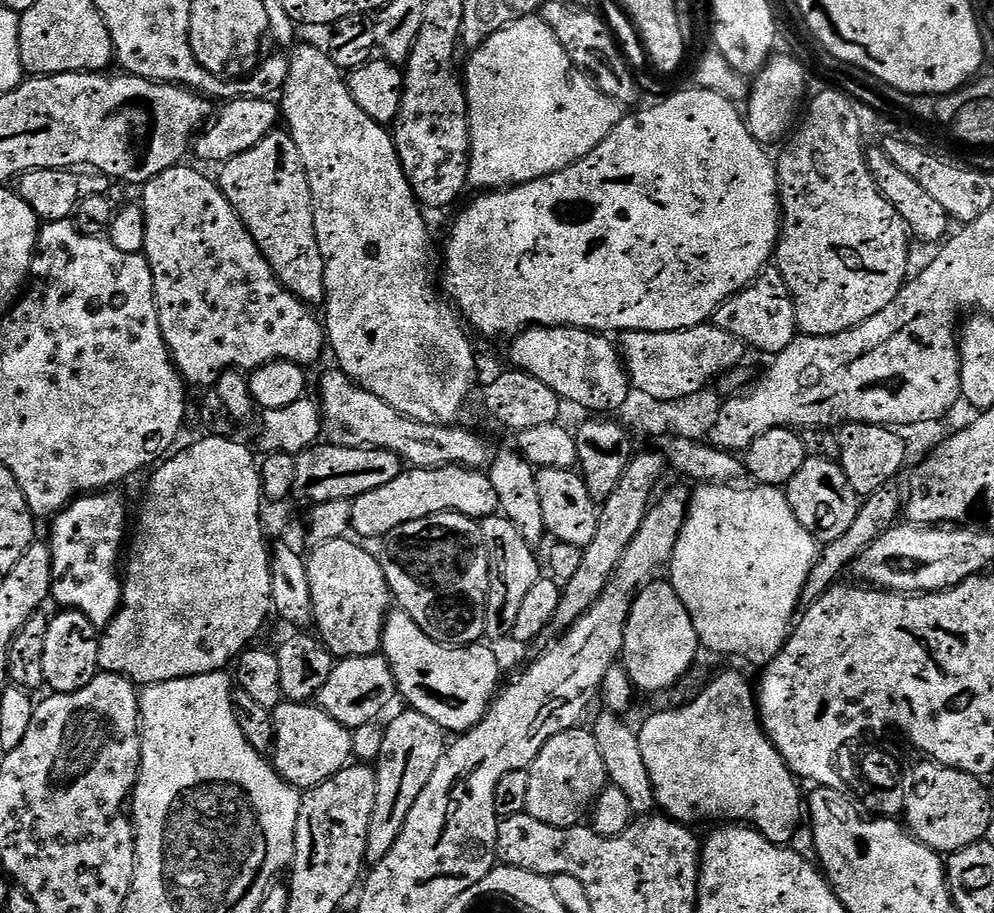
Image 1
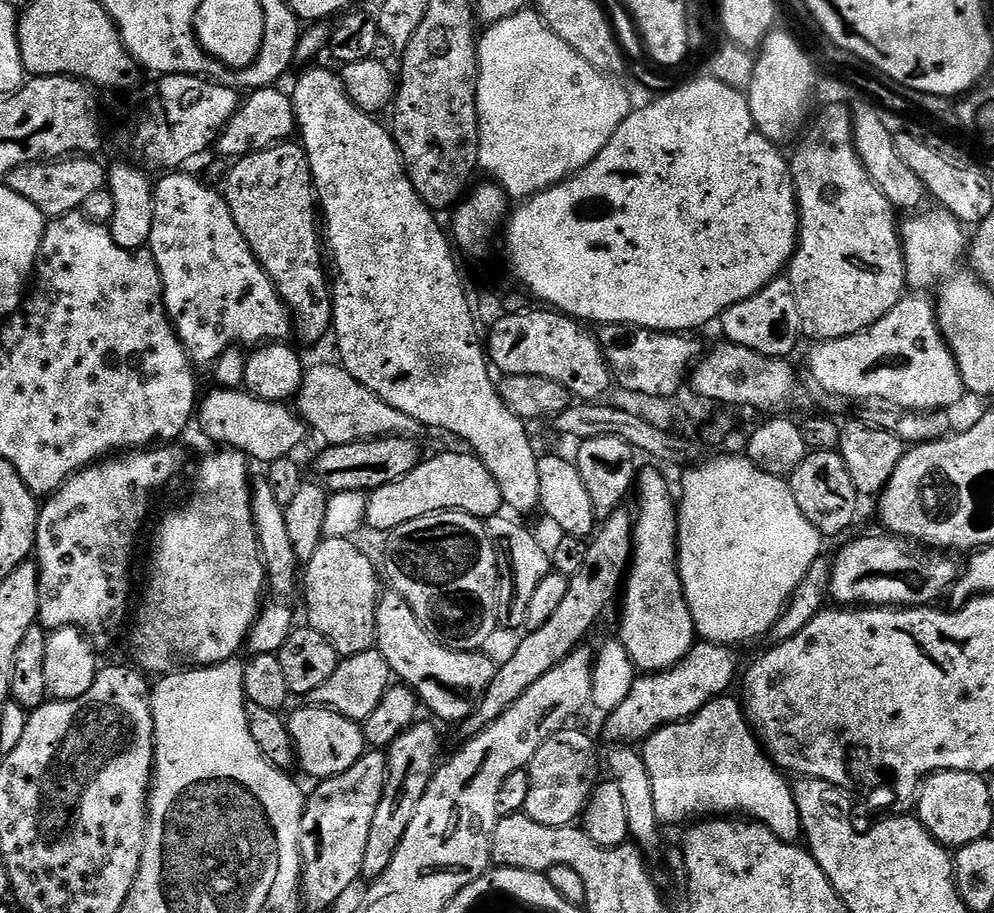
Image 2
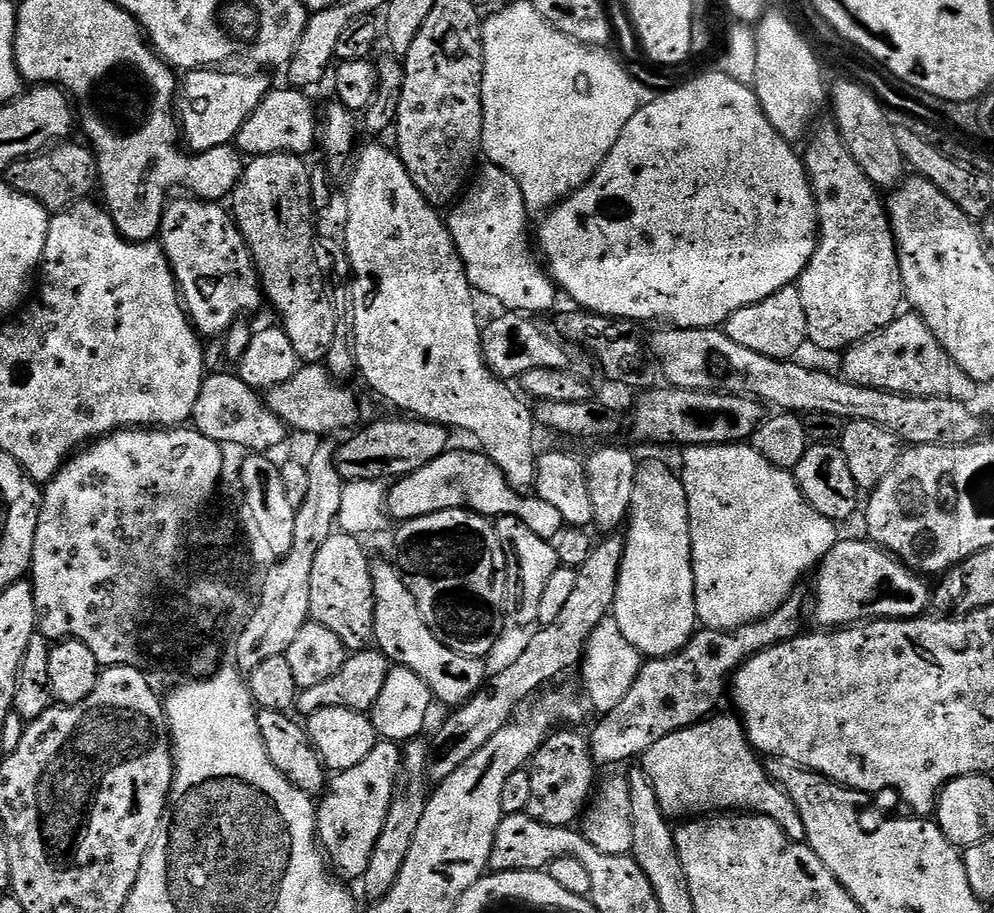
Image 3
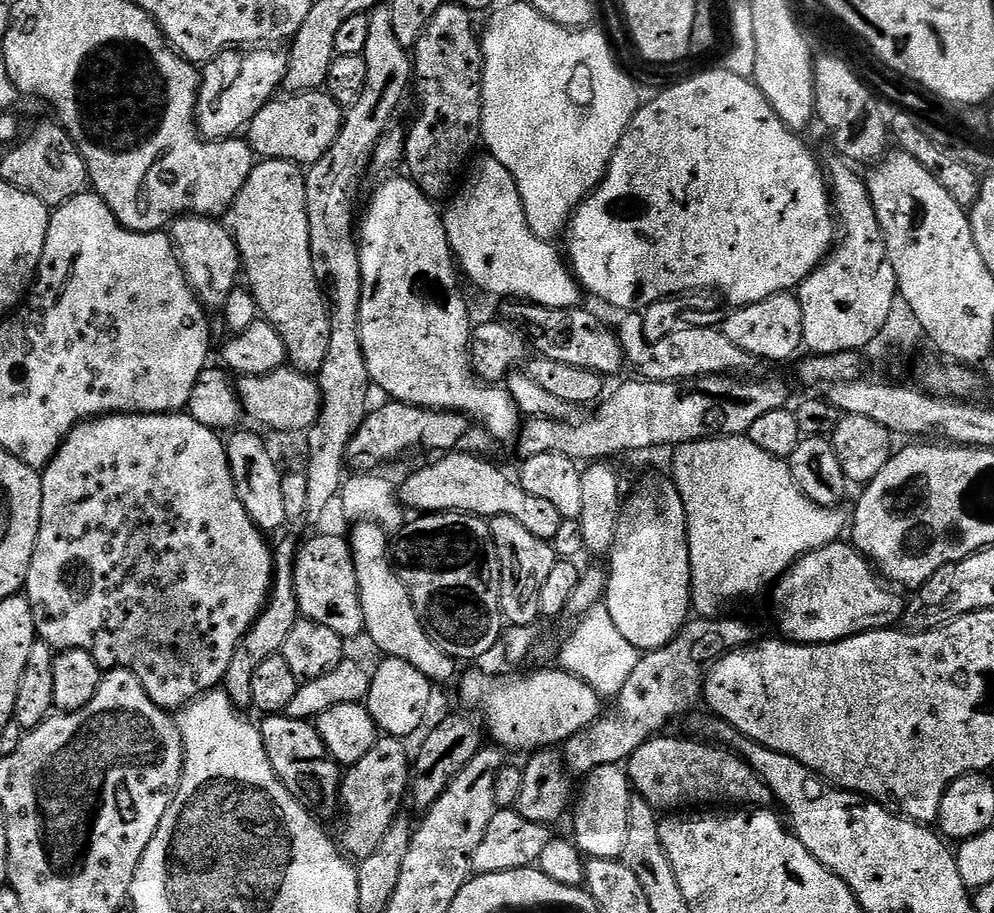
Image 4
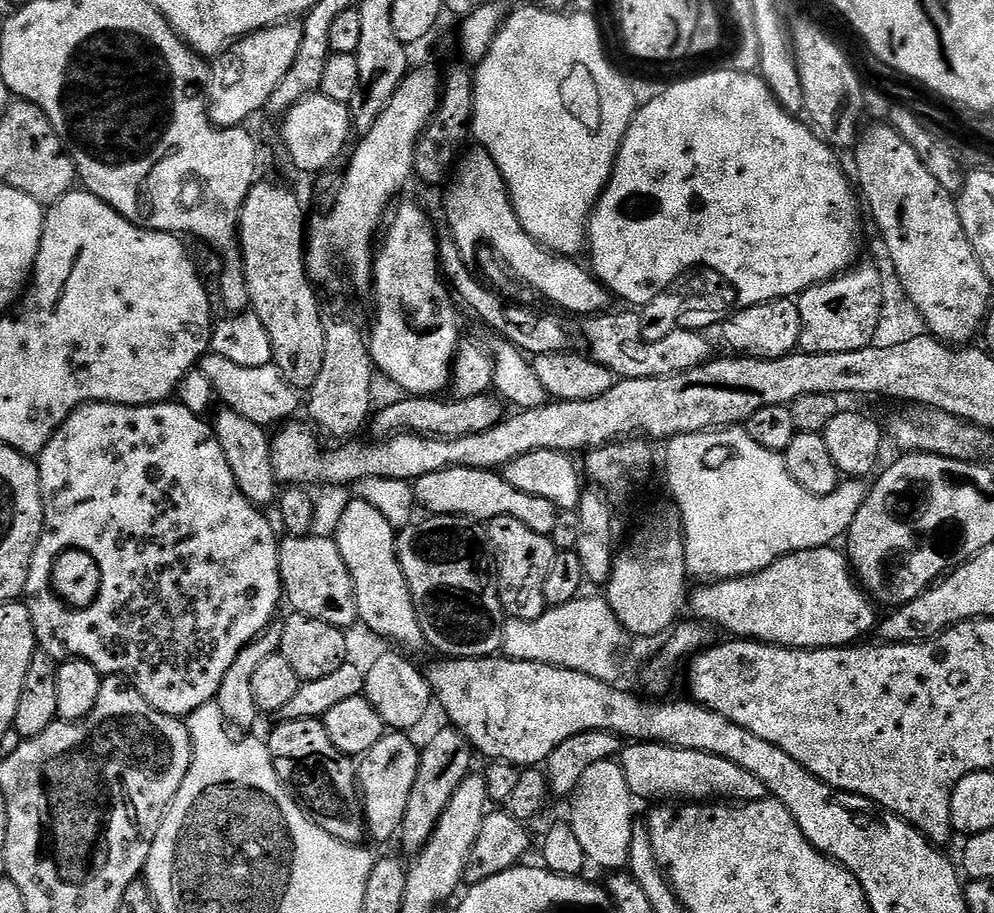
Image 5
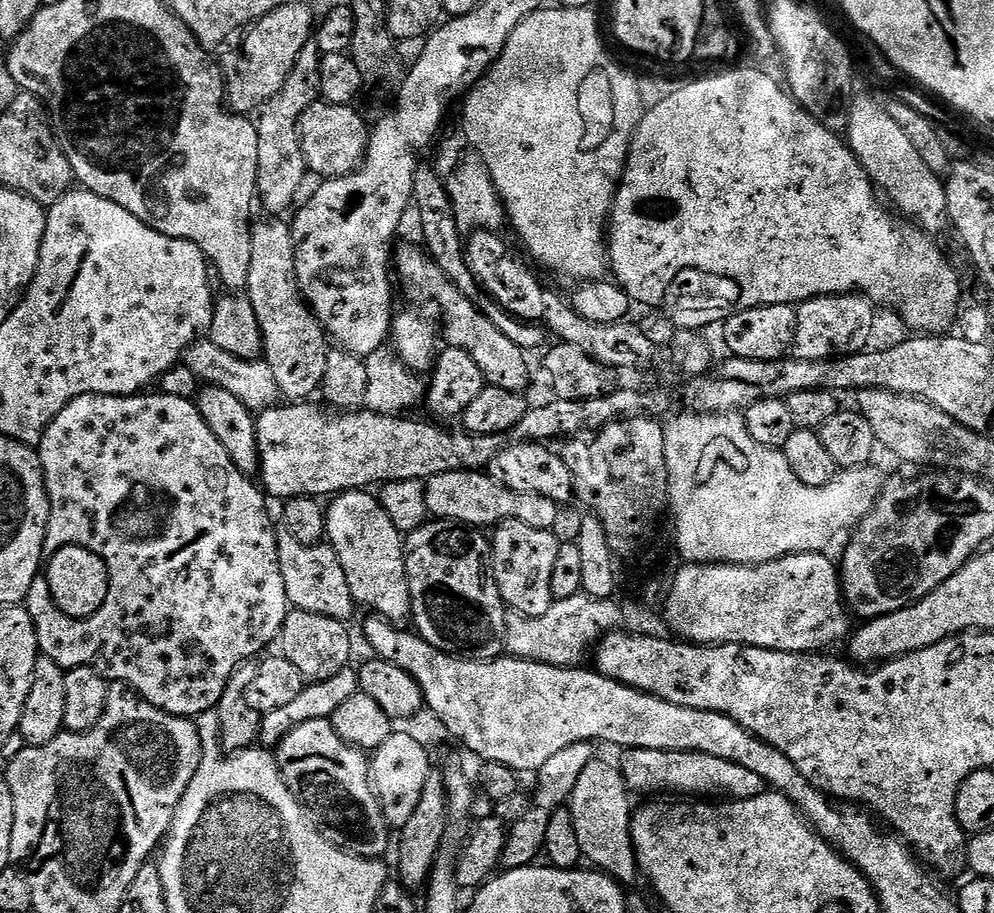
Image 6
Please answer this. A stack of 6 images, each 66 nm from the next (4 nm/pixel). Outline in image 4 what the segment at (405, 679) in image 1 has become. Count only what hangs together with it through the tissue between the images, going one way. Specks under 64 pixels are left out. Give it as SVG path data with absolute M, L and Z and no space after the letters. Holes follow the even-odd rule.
M360 522L350 535L354 570L358 574L360 587L360 601L362 602L362 618L364 619L364 632L366 636L376 643L376 648L384 656L402 658L402 662L410 662L414 670L422 670L426 678L433 685L448 684L457 679L457 661L442 651L430 638L424 629L420 615L416 613L414 602L400 581L400 573L394 567L390 555L390 536L379 524L373 522Z

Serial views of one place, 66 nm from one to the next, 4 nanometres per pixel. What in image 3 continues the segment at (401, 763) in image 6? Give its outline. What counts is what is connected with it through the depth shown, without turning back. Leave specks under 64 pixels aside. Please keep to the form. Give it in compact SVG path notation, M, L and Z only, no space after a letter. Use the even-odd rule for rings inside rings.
M381 739L374 750L370 750L370 754L358 762L358 766L335 773L327 781L326 791L316 810L316 839L337 877L345 881L359 881L366 874L370 854L374 854L378 834L382 834L386 814L390 814L390 802L394 798L394 786L403 757L399 743Z

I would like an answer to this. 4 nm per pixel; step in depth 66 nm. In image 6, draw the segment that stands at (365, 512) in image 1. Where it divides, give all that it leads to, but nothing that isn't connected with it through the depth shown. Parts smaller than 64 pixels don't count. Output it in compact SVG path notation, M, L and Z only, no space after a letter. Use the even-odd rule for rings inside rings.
M483 471L438 474L427 480L424 492L429 517L438 520L456 520L477 530L487 529L487 524L489 526L501 524L503 520L517 520L526 522L526 526L550 530L561 507L550 498L542 498L542 494L522 494L518 490L510 490Z

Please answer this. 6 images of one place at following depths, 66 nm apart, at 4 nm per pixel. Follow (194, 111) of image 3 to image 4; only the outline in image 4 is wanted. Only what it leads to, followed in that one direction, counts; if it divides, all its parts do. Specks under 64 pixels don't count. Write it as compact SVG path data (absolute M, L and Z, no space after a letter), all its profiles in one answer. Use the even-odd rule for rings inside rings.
M260 46L248 50L225 50L203 65L200 91L196 94L196 126L205 140L230 140L239 137L248 124L283 89L288 53Z

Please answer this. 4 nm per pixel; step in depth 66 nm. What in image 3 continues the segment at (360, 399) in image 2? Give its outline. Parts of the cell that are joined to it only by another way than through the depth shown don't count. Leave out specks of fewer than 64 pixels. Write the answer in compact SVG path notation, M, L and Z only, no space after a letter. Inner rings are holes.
M323 363L304 364L299 368L299 370L296 371L292 378L287 380L285 384L267 389L266 403L268 408L271 409L271 411L275 413L275 415L279 417L285 426L293 433L305 432L305 434L308 436L320 436L316 438L328 438L328 435L330 435L331 432L340 432L343 430L343 428L352 430L361 423L360 404L358 401L356 401L355 394L352 393L350 389L344 387L348 386L343 386L336 379L336 377L328 371L327 367L325 367Z

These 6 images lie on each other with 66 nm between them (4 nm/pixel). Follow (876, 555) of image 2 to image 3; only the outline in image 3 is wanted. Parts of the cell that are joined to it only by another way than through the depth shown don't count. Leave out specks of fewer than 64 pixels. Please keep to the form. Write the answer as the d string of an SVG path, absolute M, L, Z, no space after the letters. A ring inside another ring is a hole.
M867 538L837 539L815 569L816 620L821 629L846 628L869 620L915 620L930 608L930 584L885 548Z

